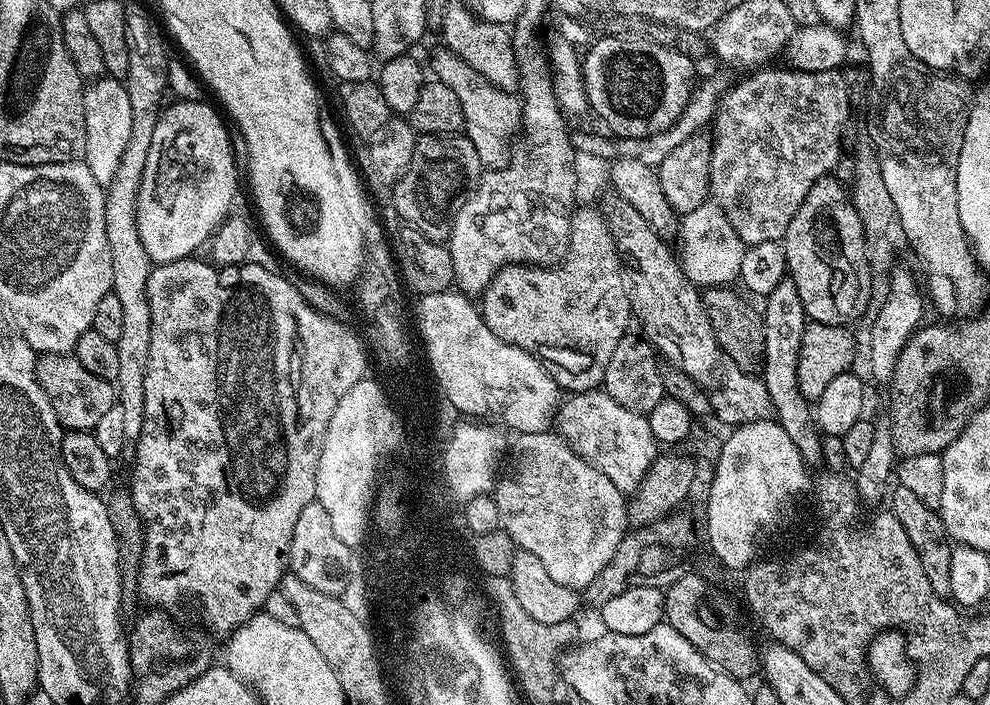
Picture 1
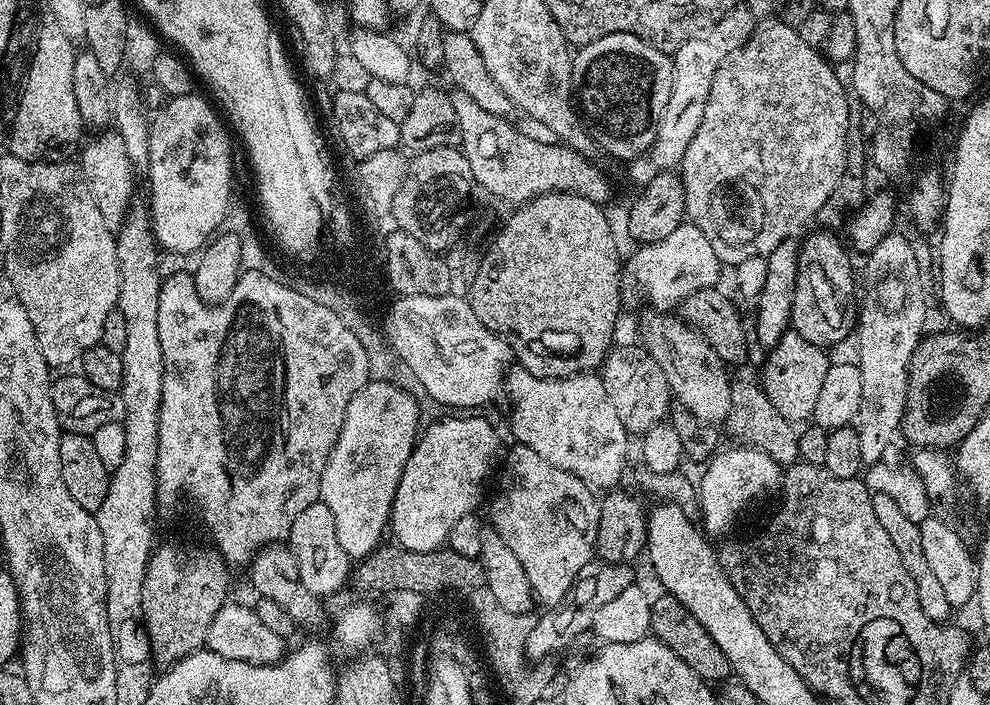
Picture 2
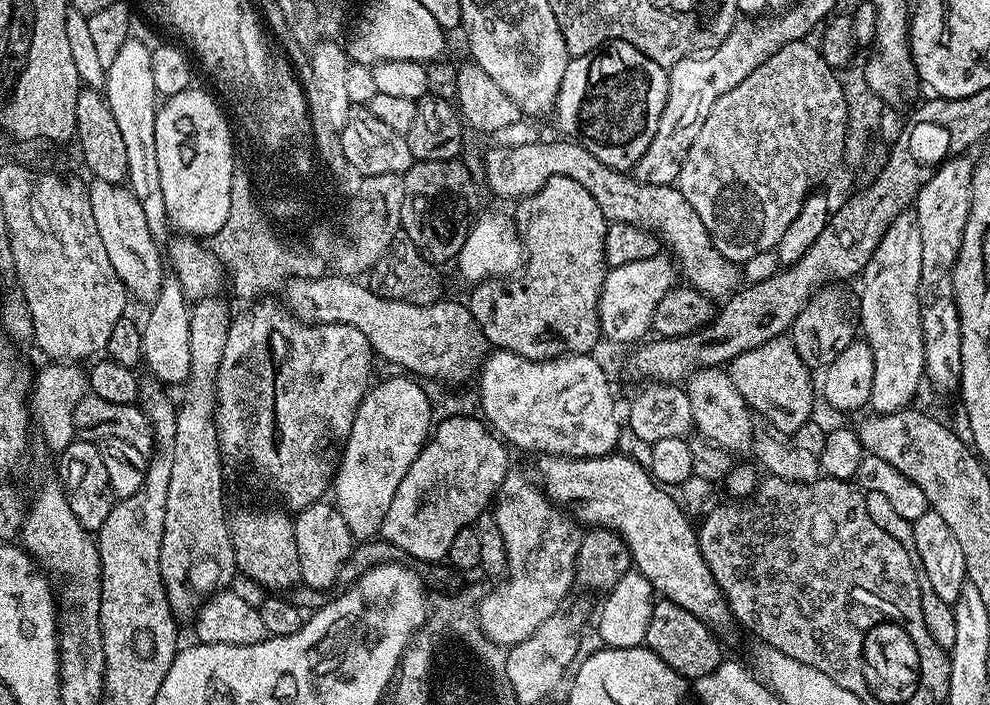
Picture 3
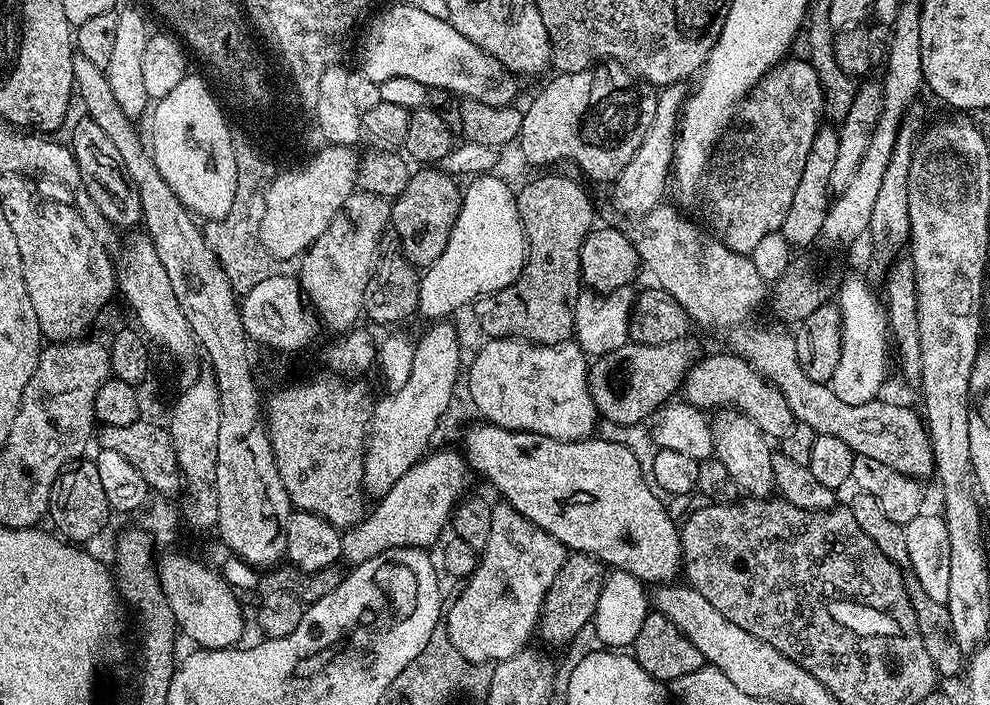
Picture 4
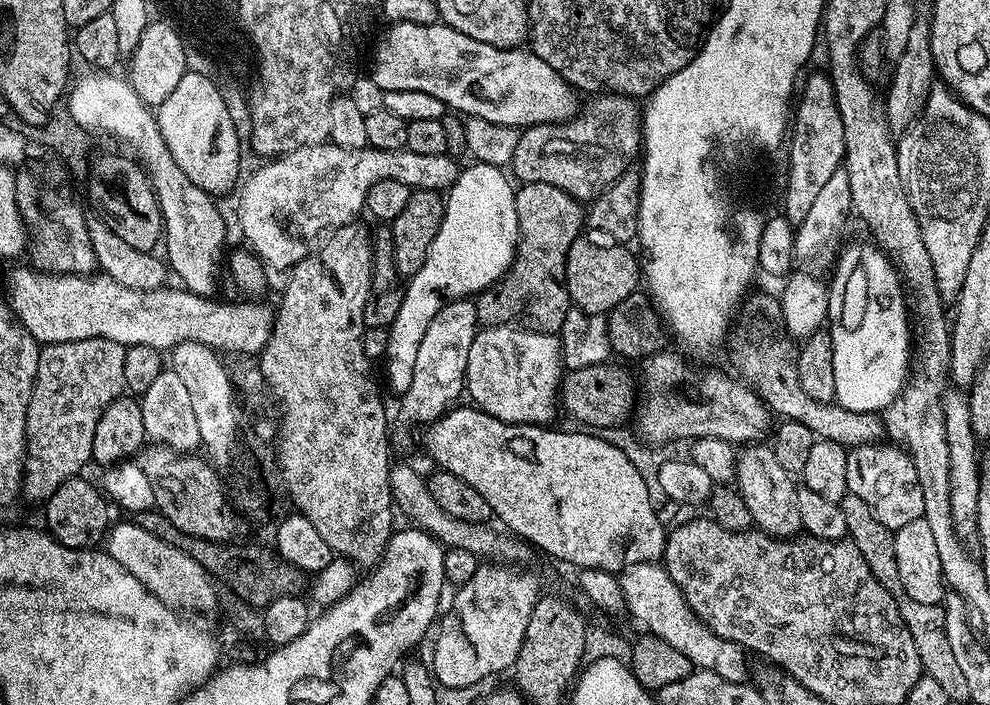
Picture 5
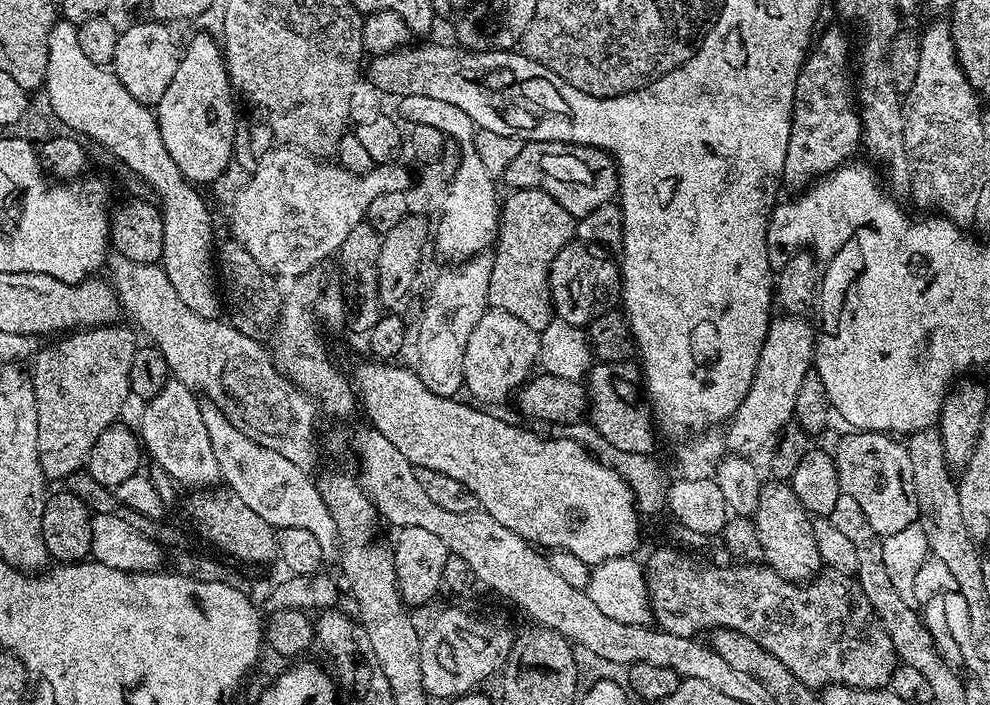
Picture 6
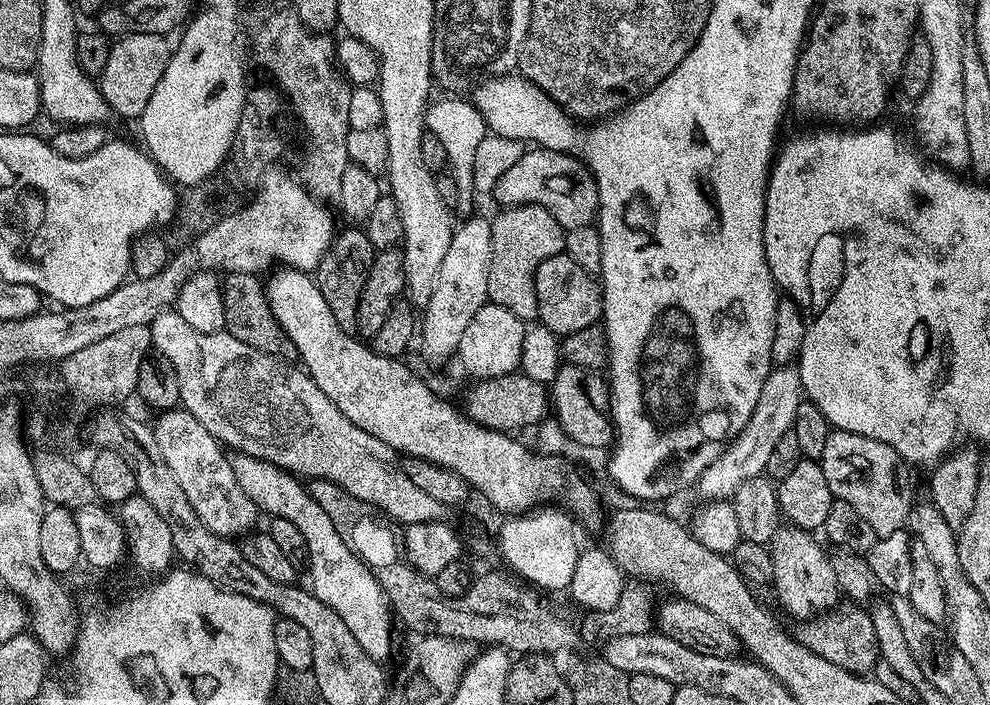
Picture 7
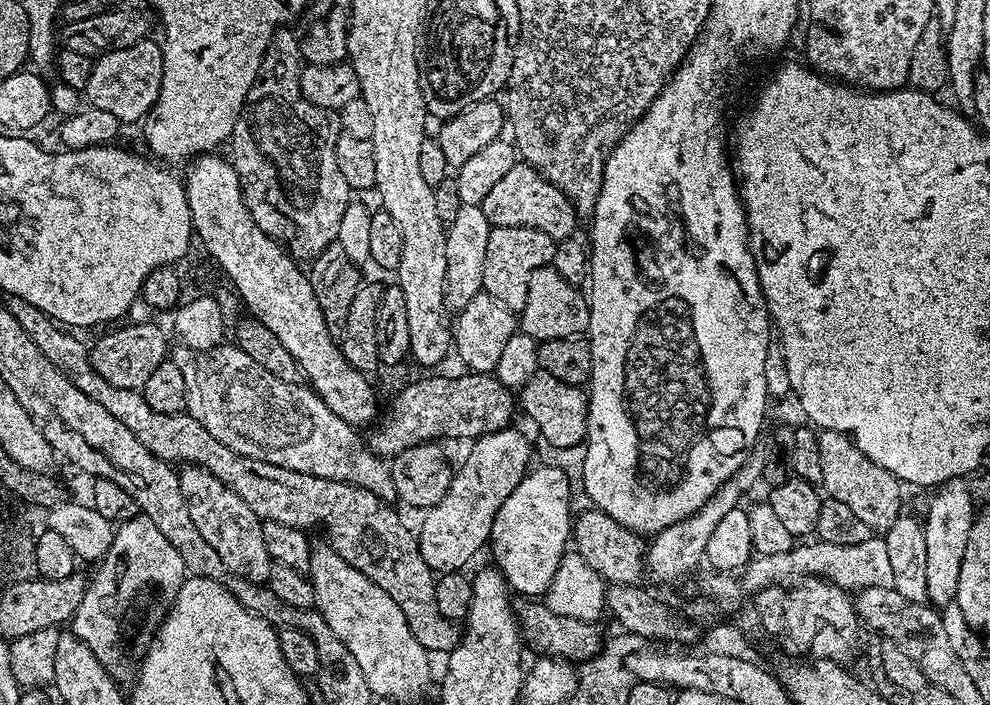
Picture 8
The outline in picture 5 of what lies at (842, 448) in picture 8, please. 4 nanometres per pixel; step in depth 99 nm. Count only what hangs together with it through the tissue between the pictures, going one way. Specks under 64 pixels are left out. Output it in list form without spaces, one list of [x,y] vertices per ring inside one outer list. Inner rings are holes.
[[[884,443],[859,444],[857,448],[847,449],[847,491],[866,502],[878,522],[895,532],[909,522],[923,519],[925,507],[918,474],[907,451],[895,443]]]

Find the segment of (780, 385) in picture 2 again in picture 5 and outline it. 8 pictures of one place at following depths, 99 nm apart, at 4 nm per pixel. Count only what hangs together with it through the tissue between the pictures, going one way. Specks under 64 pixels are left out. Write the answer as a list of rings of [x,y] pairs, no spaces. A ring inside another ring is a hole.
[[[670,350],[641,359],[638,366],[638,407],[634,421],[641,441],[662,445],[678,440],[718,438],[733,446],[744,446],[749,442],[763,441],[769,435],[768,405],[735,375],[704,372],[695,376],[691,366],[684,364],[683,358]]]

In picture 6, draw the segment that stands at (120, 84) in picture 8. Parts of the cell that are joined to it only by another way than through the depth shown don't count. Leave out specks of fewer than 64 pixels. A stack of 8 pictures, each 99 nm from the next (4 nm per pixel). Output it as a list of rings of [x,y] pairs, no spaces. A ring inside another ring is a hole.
[[[147,23],[132,24],[121,31],[118,50],[114,50],[110,68],[131,97],[144,105],[155,106],[160,103],[162,94],[166,94],[166,86],[170,86],[174,78],[174,70],[178,70],[182,48],[181,45],[176,45],[167,23]]]

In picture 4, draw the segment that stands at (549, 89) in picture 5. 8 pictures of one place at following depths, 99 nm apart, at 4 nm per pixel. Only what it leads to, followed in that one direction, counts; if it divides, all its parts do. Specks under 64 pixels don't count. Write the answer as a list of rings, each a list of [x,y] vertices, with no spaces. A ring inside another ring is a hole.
[[[396,2],[372,21],[367,21],[364,41],[360,44],[358,70],[381,84],[386,78],[414,78],[429,90],[441,88],[464,100],[477,100],[486,106],[507,108],[516,96],[517,77],[504,69],[494,57],[486,54],[470,38],[462,38],[449,20],[439,20],[414,6]]]

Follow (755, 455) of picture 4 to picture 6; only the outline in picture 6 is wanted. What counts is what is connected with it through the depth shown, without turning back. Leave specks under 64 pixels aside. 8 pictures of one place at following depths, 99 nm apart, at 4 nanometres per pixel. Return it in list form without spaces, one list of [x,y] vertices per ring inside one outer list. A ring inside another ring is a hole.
[[[771,483],[763,485],[754,515],[757,536],[764,551],[763,559],[782,578],[793,582],[807,582],[822,568],[818,542],[814,542],[813,517],[795,496],[791,483]]]

